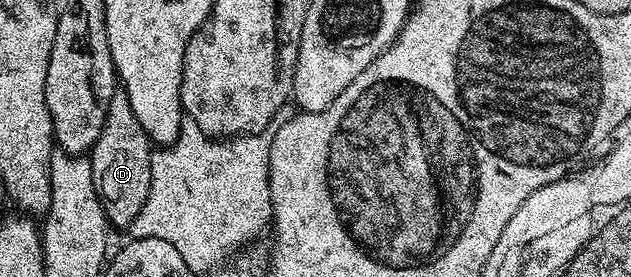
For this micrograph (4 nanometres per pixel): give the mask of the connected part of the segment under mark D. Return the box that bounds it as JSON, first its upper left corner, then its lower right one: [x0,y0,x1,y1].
[89,90,153,229]

